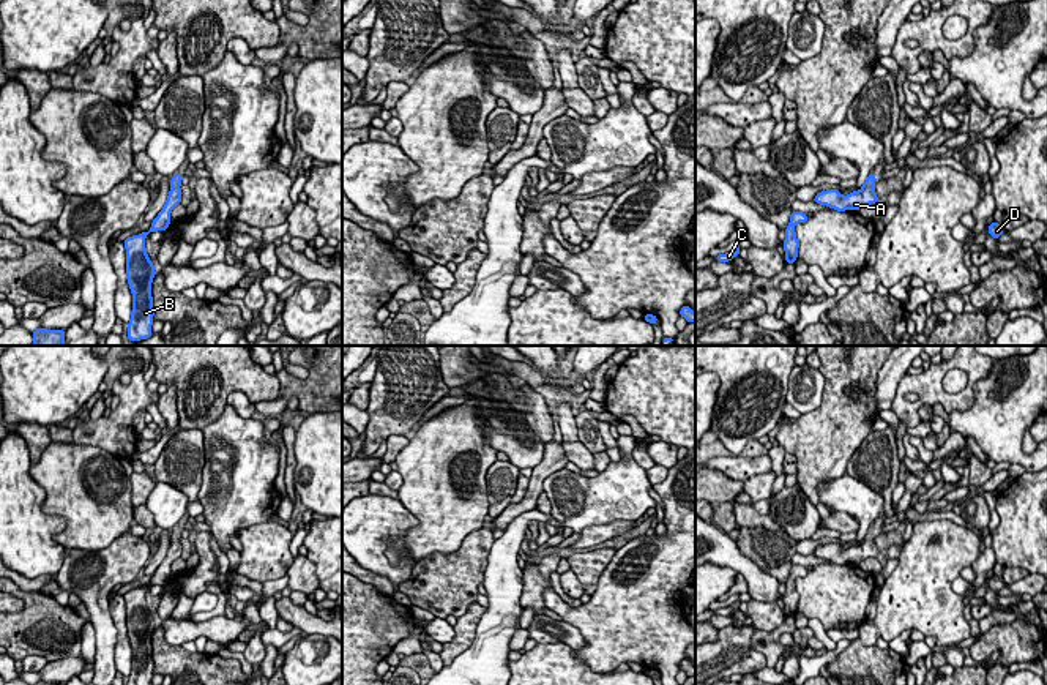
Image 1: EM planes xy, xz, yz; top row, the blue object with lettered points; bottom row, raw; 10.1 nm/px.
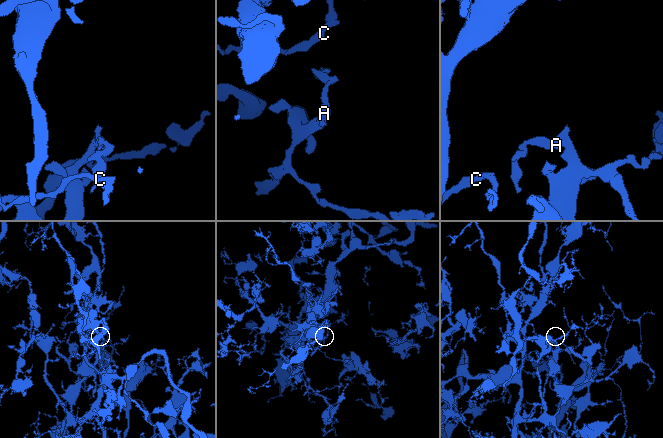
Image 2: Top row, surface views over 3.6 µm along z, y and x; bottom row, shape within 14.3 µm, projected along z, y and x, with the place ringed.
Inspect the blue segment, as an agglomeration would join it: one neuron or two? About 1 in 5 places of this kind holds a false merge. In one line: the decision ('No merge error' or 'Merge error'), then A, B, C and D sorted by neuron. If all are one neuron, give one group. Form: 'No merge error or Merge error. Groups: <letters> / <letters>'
No merge error. Groups: A B C D

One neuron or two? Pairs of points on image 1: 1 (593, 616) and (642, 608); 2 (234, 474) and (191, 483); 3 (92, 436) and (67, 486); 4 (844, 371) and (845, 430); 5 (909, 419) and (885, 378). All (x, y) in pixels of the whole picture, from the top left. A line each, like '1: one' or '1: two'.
1: one
2: two
3: two
4: one
5: two

